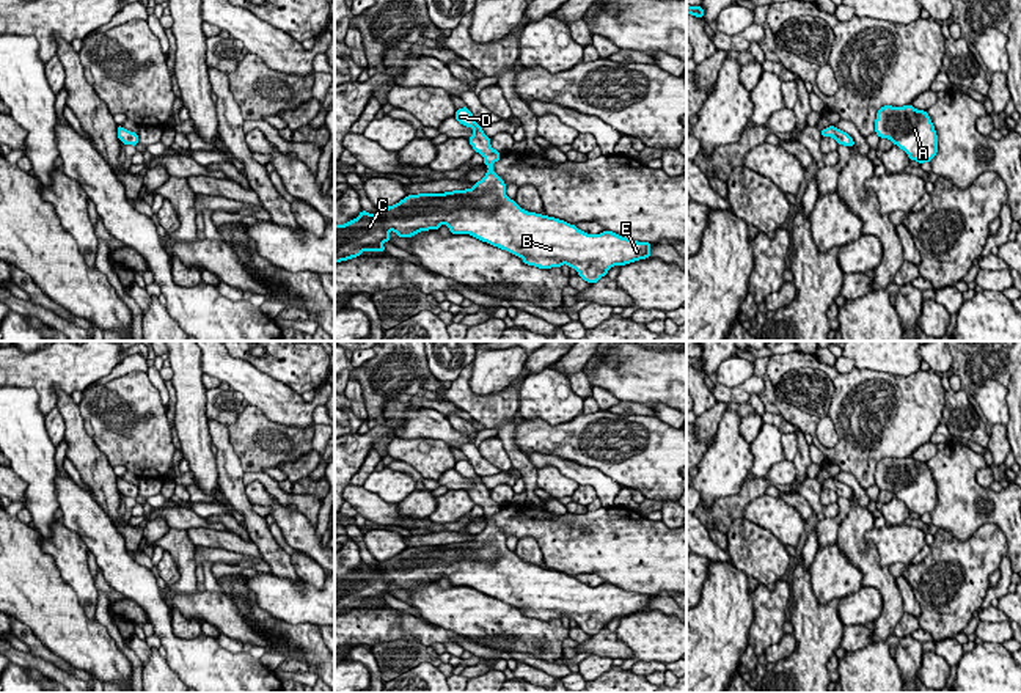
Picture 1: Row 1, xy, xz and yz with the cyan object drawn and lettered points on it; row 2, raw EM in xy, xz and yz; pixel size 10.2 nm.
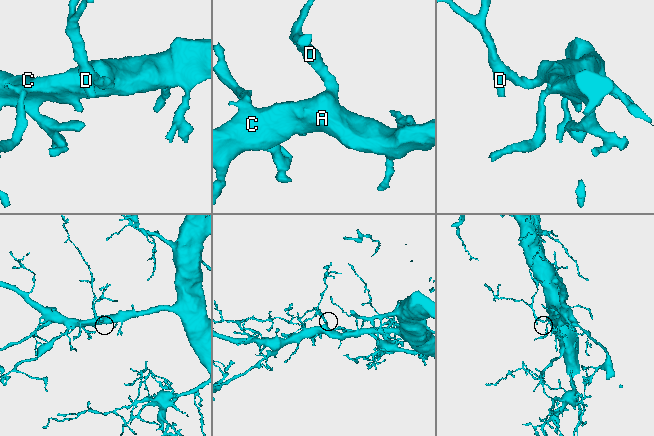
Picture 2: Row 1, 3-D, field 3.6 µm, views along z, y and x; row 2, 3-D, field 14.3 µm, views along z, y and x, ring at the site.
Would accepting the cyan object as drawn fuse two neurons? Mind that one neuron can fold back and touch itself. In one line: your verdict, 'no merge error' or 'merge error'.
no merge error

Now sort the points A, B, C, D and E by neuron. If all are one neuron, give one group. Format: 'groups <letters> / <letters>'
groups A B C D E

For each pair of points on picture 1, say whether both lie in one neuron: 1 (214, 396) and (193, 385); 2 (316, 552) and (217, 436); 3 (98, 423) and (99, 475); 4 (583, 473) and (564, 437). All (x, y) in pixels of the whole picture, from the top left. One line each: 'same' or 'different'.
1: different
2: different
3: different
4: different

